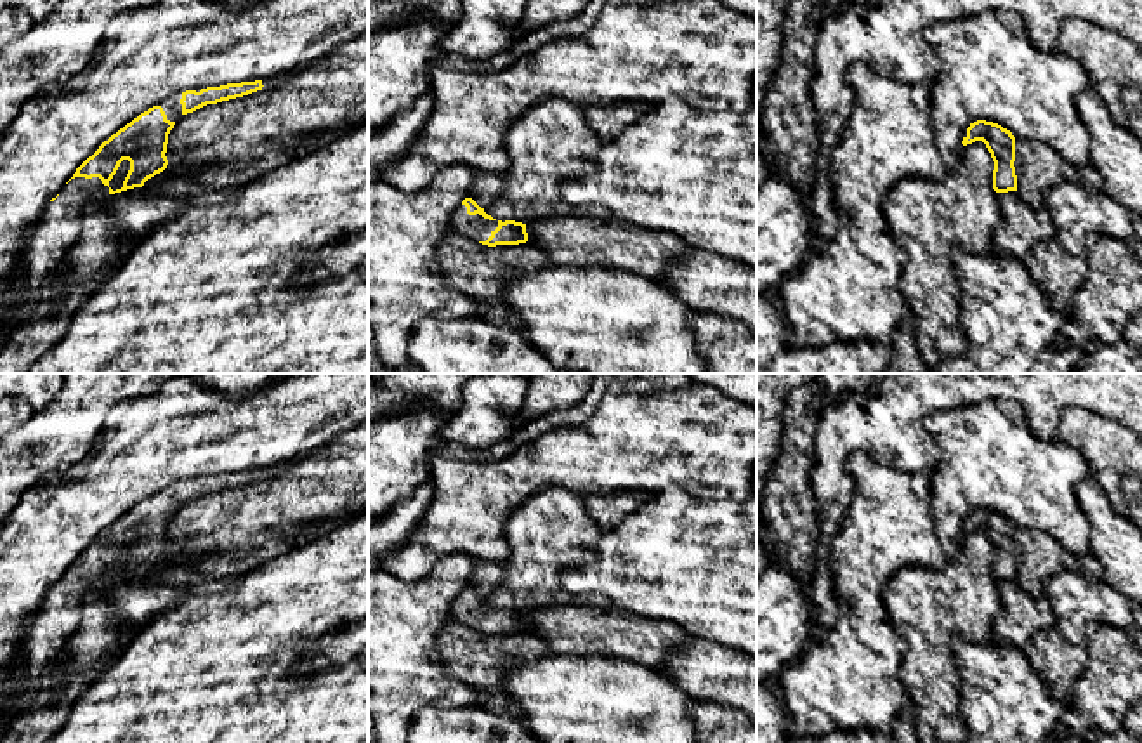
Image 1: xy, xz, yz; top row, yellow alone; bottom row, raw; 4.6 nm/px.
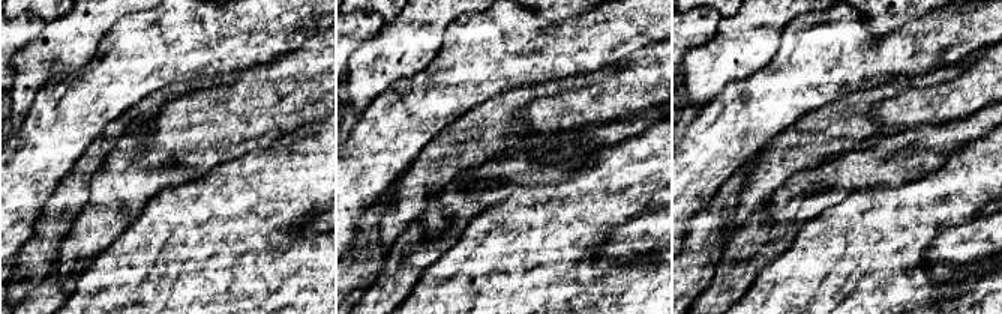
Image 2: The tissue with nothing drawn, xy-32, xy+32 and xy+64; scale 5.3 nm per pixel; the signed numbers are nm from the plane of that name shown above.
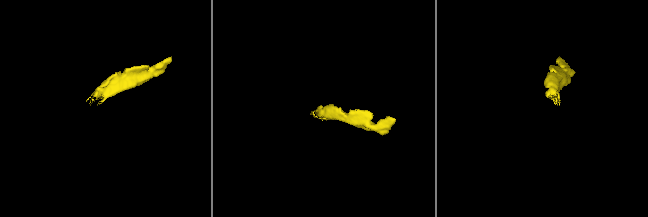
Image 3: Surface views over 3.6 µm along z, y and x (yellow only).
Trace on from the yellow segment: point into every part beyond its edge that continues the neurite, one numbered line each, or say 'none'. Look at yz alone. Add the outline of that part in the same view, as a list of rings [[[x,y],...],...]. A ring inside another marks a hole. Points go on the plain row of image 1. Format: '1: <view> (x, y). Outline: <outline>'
none

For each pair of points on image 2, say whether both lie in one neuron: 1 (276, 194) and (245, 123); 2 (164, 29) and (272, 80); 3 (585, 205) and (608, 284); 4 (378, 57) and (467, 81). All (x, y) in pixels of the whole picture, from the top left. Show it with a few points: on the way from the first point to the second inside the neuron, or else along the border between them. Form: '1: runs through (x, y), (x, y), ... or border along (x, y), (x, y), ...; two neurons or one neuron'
1: border along (288, 134), (264, 149), (254, 149), (224, 163); two neurons
2: border along (281, 56), (231, 74); two neurons
3: runs through (572, 229), (572, 263), (584, 275); one neuron
4: border along (431, 60), (389, 84); two neurons

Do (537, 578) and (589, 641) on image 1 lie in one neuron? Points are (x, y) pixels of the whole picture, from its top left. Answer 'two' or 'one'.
two

